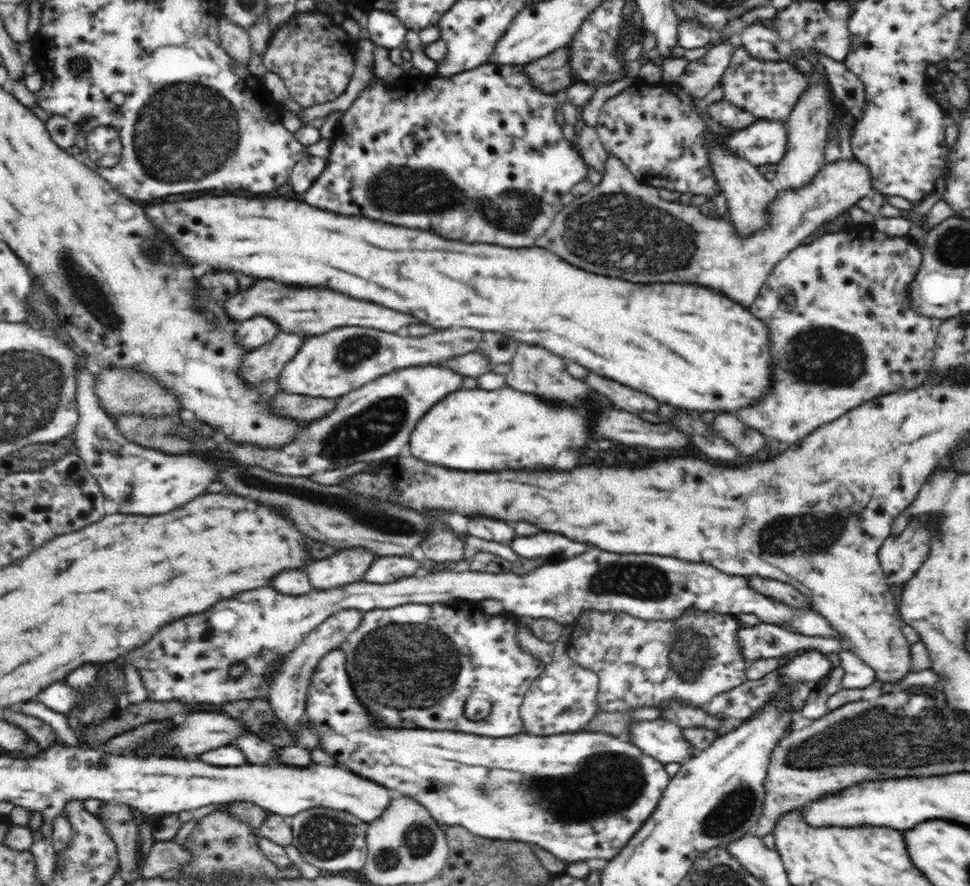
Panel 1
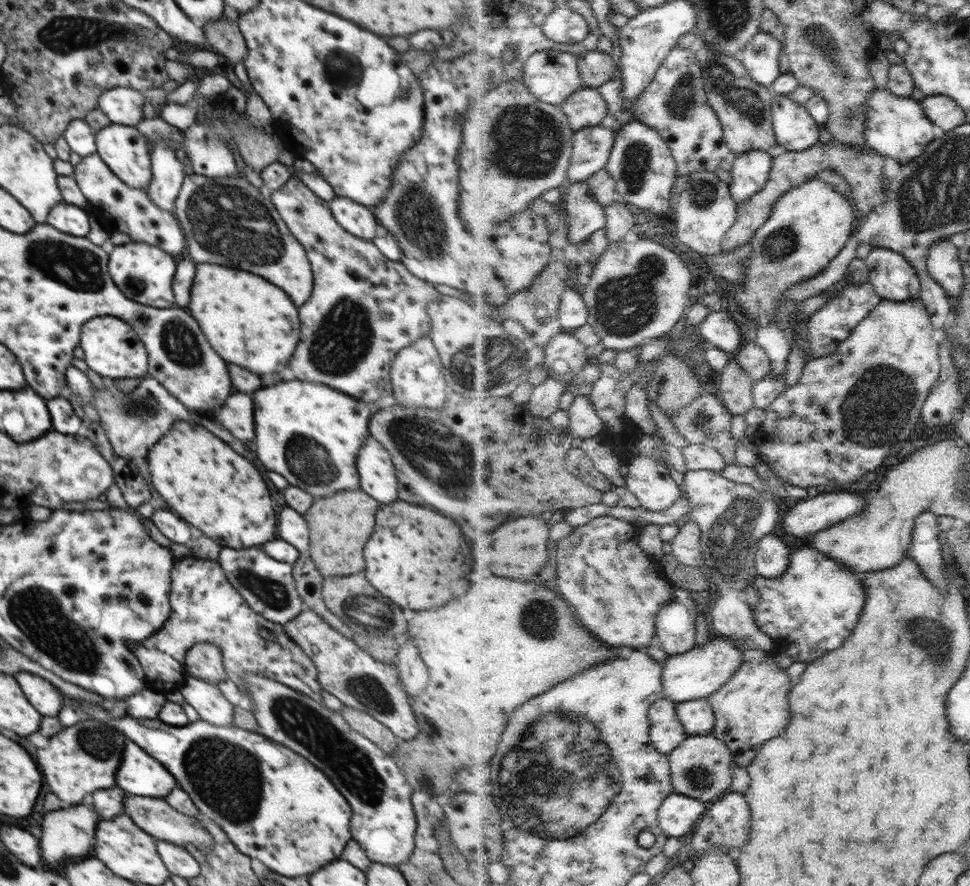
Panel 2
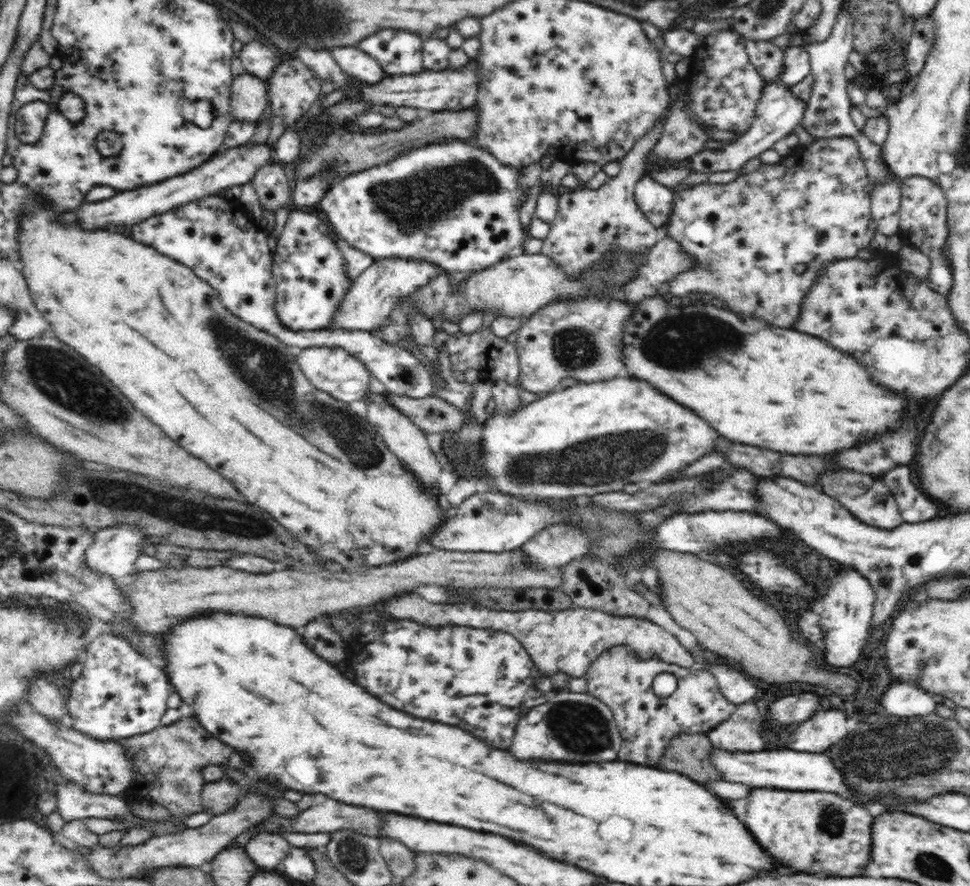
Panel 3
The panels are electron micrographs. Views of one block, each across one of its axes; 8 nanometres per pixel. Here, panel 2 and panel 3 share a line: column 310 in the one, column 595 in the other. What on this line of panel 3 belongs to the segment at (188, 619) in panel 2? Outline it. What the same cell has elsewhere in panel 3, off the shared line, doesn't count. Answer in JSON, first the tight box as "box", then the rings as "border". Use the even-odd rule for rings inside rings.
{"box":[586,646,737,767],"border":[[[618,646],[598,656],[598,659],[594,660],[590,668],[586,670],[588,693],[606,704],[616,719],[622,737],[622,746],[619,749],[617,761],[656,767],[665,756],[665,749],[672,738],[680,734],[707,735],[710,730],[714,730],[724,720],[728,720],[737,709],[737,705],[732,704],[721,693],[716,678],[705,667],[682,668],[657,659],[639,660],[639,658],[638,655],[630,655],[626,647]],[[662,672],[673,674],[677,679],[678,689],[668,698],[656,696],[653,690],[654,678]]]}

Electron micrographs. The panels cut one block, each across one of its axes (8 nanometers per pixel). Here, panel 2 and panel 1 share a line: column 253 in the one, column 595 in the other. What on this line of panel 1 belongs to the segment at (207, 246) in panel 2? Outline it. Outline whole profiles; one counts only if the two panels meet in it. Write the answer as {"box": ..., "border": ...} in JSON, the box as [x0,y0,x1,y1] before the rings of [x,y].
{"box":[534,155,874,308],"border":[[[609,155],[601,182],[587,194],[575,197],[568,206],[564,206],[554,217],[550,228],[536,239],[534,246],[548,248],[578,268],[612,278],[630,282],[688,282],[708,286],[748,308],[756,300],[774,265],[800,245],[806,236],[817,232],[820,225],[848,212],[860,199],[870,195],[874,191],[871,180],[868,168],[854,158],[827,163],[815,180],[802,188],[779,190],[775,202],[769,207],[768,224],[752,236],[740,236],[729,218],[716,218],[721,213],[710,205],[698,208],[662,200],[656,187],[638,182],[622,160]]]}

